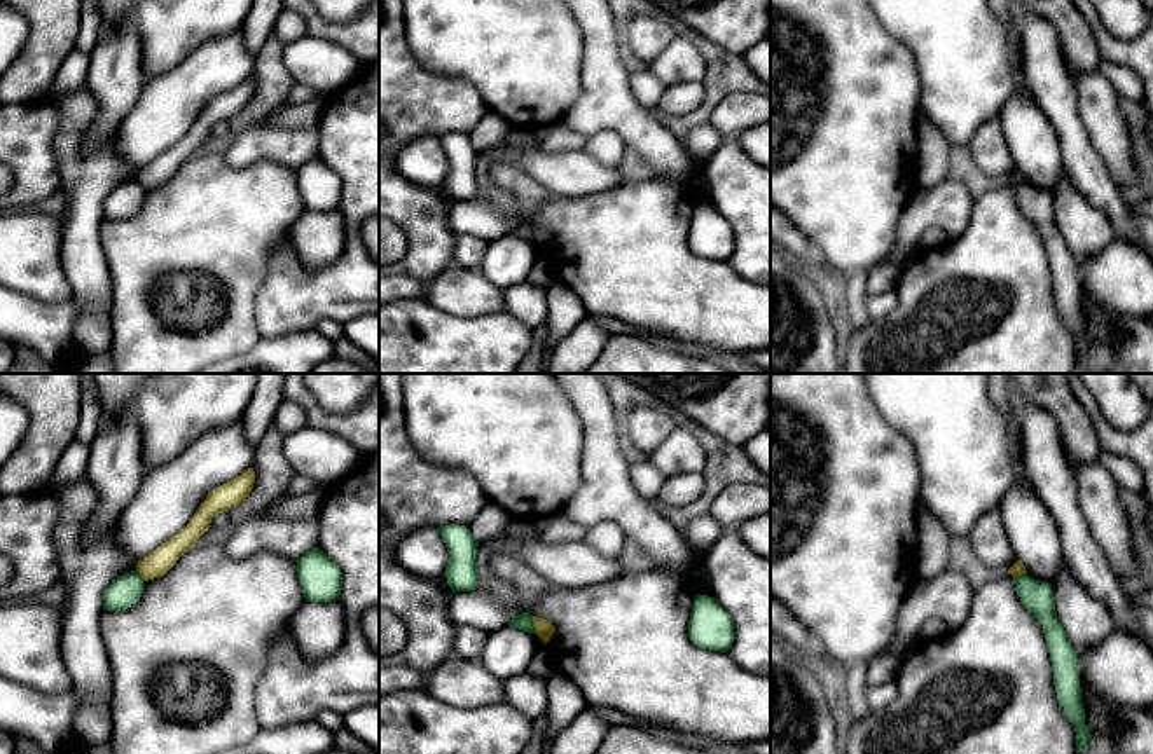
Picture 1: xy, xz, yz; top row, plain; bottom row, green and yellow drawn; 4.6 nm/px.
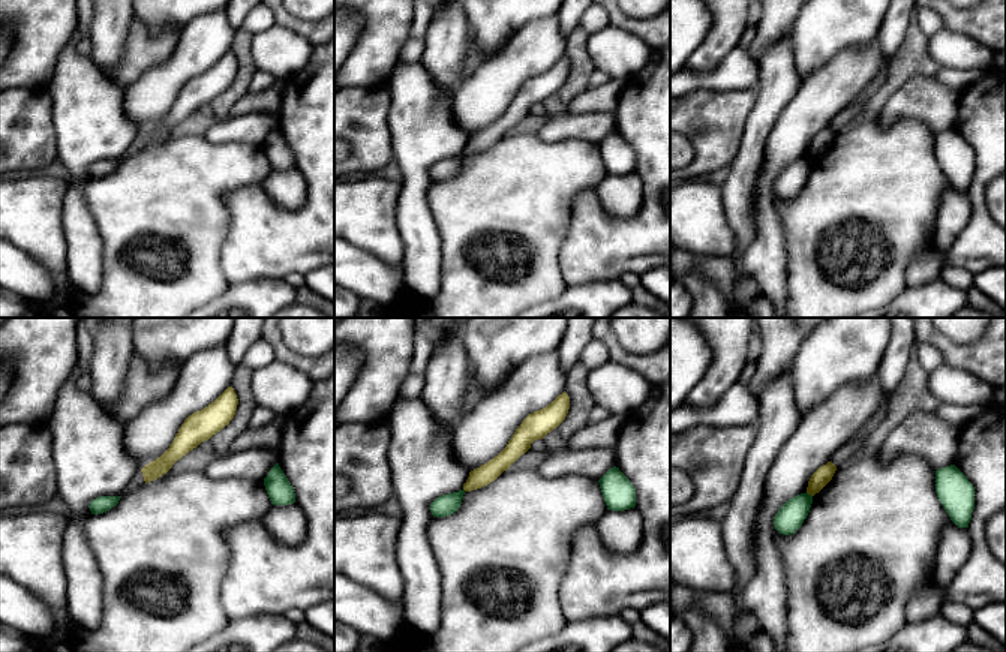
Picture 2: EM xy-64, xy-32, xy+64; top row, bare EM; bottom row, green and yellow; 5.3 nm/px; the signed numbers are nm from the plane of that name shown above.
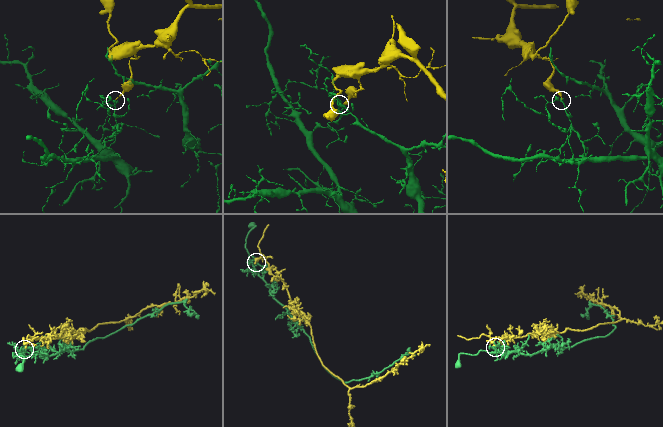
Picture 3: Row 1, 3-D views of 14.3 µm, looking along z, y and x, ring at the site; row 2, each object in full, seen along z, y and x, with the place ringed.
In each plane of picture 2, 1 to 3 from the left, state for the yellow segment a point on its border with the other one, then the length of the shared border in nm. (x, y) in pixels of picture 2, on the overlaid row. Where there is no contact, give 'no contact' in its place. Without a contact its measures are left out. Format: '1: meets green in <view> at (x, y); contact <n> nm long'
1: no contact
2: no contact
3: meets green in xy+64 at (810, 495); contact 40 nm long

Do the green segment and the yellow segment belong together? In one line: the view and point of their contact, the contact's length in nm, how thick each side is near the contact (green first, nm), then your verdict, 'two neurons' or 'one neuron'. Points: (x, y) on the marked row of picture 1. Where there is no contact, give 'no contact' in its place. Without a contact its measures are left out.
meets green in xz at (531, 625); contact 80 nm long; 80 nm thick on the green side, 90 nm on the other; two neurons

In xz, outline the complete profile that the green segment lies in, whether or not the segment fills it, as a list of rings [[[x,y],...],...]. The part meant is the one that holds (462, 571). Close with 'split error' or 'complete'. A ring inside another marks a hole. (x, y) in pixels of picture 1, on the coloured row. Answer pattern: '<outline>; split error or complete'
[[[447,524],[437,527],[437,531],[449,552],[449,562],[444,574],[452,593],[475,590],[479,586],[479,541],[472,538],[465,525]]]; complete

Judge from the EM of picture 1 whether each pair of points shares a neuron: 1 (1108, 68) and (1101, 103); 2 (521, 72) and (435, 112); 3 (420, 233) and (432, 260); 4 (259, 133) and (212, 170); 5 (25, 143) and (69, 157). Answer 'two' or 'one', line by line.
1: two
2: two
3: one
4: two
5: two

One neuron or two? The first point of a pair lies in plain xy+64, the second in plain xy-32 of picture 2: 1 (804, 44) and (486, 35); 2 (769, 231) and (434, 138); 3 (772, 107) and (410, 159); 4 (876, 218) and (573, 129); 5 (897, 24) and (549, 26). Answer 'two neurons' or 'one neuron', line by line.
1: one neuron
2: two neurons
3: two neurons
4: two neurons
5: two neurons

